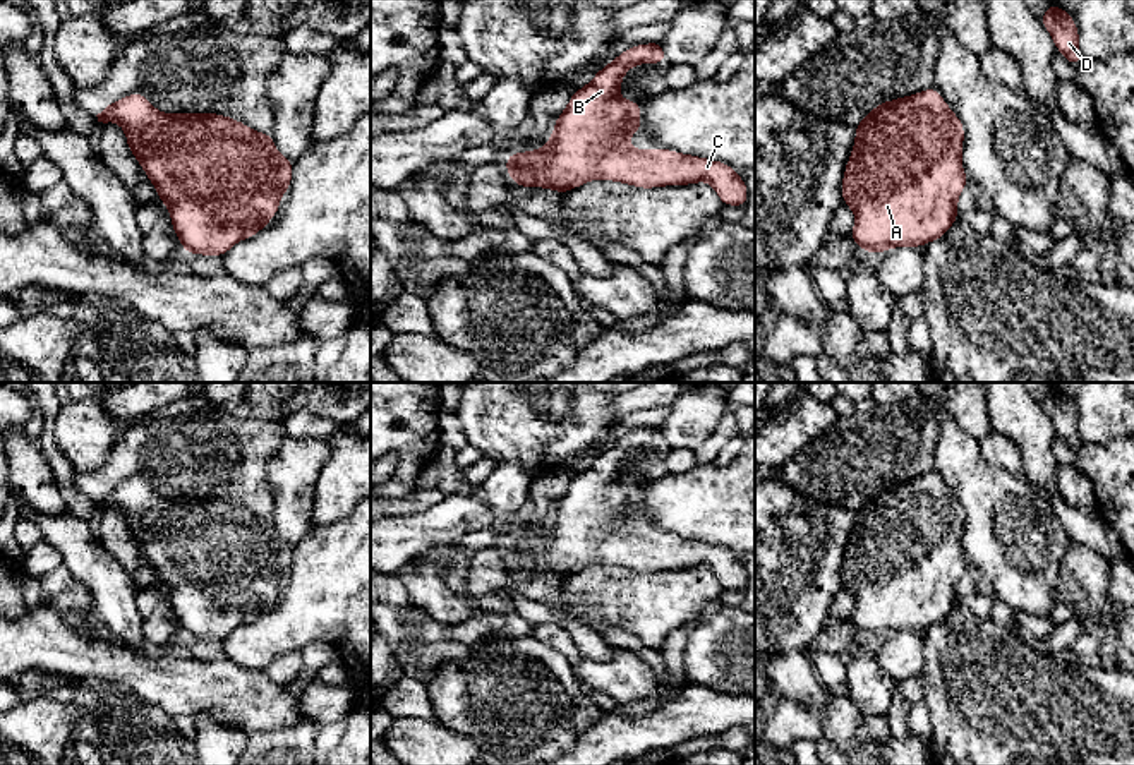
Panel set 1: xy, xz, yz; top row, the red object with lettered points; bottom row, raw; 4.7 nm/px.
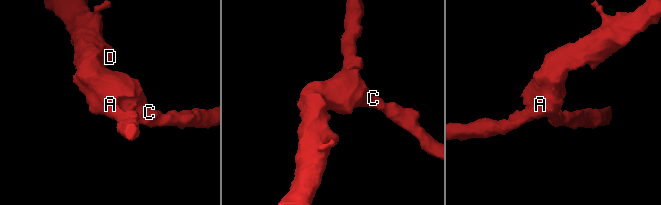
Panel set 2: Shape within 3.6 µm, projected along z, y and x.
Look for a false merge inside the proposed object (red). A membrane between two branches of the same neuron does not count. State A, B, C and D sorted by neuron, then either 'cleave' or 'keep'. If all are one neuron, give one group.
A B C D; keep

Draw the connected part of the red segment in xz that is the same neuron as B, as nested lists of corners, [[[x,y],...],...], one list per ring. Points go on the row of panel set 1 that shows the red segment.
[[[662,41],[635,45],[624,50],[602,67],[587,86],[575,91],[568,106],[556,118],[552,136],[542,149],[511,153],[504,160],[510,180],[516,185],[520,184],[522,189],[544,187],[558,194],[570,192],[590,180],[623,182],[640,189],[710,182],[722,206],[746,208],[746,182],[731,165],[681,154],[673,149],[647,148],[638,151],[630,146],[628,136],[642,130],[642,105],[633,99],[621,99],[619,87],[626,70],[640,63],[667,63]]]

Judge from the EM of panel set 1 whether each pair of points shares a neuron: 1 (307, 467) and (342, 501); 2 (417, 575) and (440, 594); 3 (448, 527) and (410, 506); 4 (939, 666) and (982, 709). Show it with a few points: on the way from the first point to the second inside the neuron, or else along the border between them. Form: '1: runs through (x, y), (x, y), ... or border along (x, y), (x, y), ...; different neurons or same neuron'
1: border along (330, 441), (330, 458), (316, 484), (311, 517); different neurons
2: runs through (422, 580), (434, 592); same neuron
3: border along (448, 496), (419, 513), (388, 517); different neurons
4: runs through (949, 676), (971, 698); same neuron

